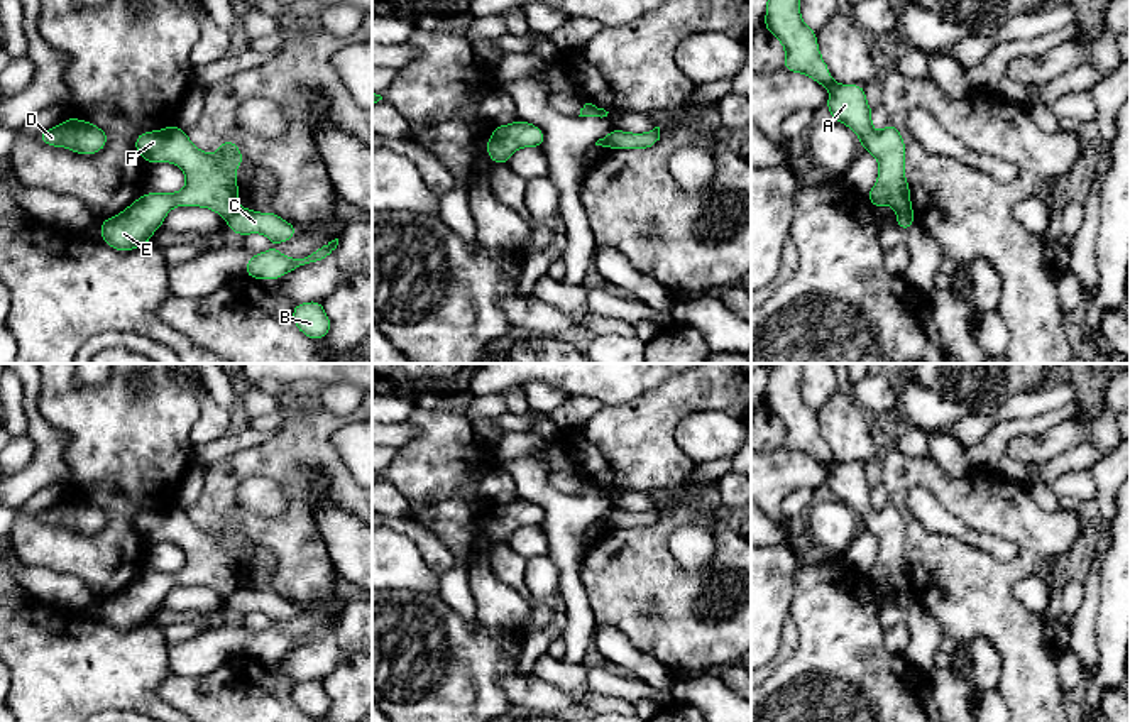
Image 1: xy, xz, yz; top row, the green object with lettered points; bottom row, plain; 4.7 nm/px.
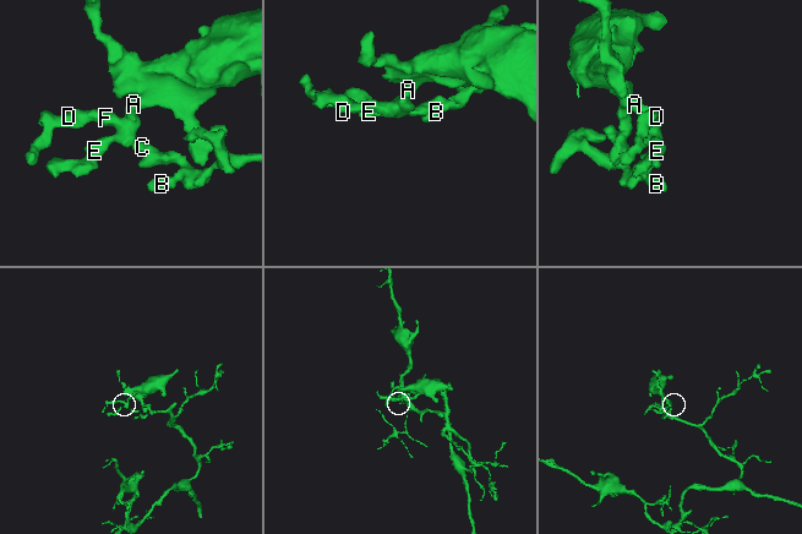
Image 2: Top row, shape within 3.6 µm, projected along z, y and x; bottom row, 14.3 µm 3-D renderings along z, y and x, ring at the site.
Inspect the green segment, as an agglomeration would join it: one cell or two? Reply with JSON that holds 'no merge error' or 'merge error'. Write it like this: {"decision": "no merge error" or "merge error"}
{"decision": "merge error"}

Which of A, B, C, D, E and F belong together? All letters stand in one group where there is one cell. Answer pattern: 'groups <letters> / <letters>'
groups A D E F / B C

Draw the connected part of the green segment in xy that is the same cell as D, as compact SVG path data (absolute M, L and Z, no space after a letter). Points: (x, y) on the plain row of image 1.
M74 495L41 511L39 519L52 526L66 526L85 534L98 533L108 522L105 509Z

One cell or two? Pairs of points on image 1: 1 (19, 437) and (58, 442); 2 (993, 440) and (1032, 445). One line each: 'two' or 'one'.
1: two
2: two

